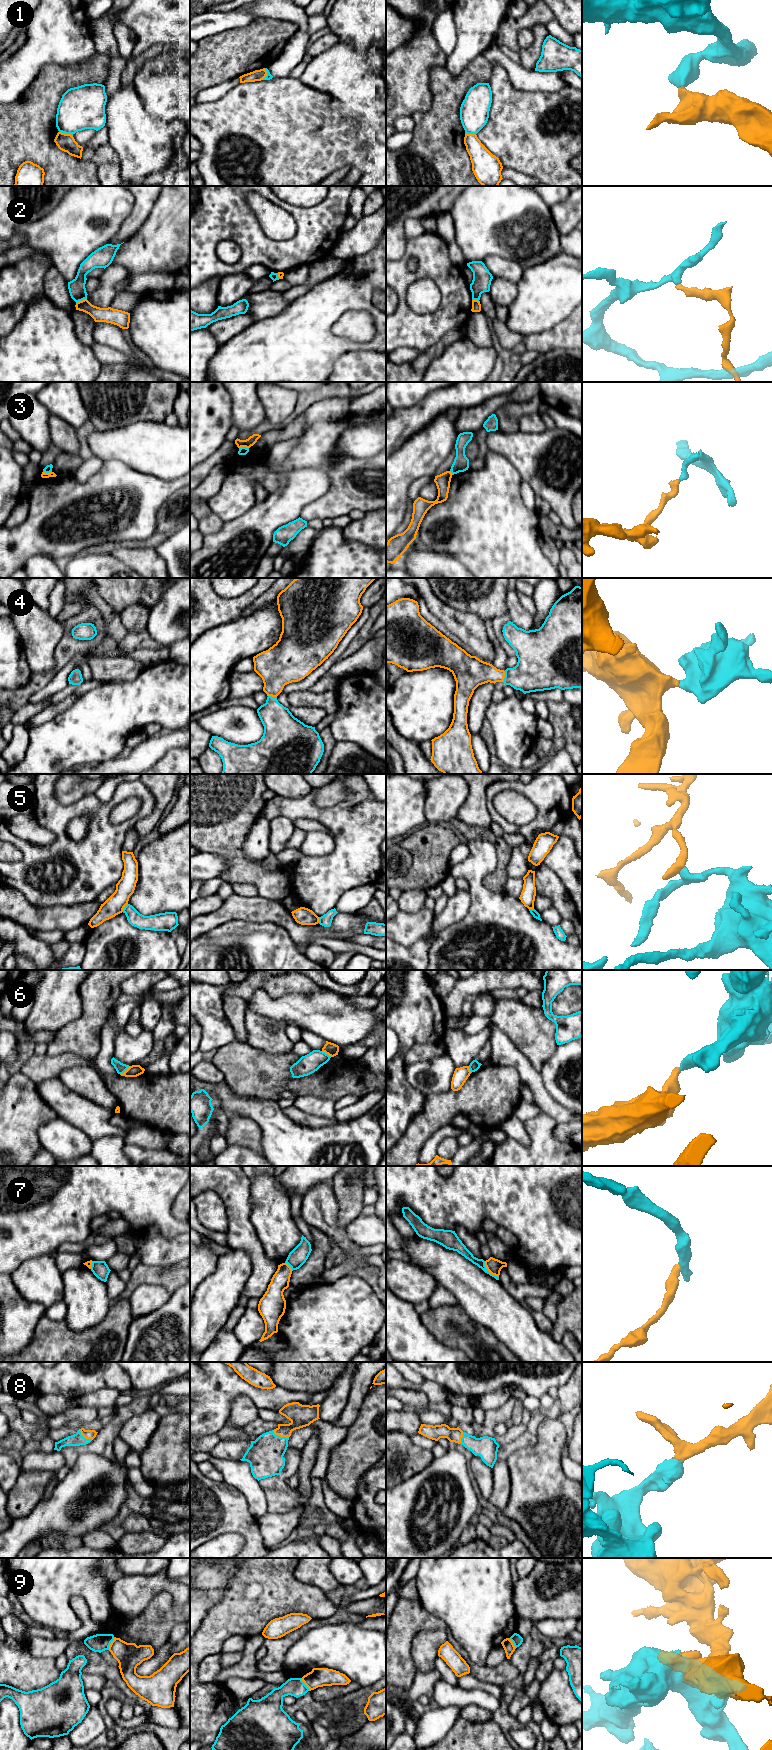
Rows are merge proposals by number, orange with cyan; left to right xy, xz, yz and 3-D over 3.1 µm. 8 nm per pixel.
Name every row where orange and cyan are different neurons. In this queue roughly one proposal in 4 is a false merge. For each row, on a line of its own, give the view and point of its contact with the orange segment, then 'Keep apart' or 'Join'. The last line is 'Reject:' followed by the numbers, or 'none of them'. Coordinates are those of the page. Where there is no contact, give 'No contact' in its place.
1: Touches orange at xy (66, 134). Keep apart
2: Touches orange at xy (82, 300). Keep apart
3: Touches orange at xz (243, 446). Keep apart
4: Touches orange at yz (504, 676). Join
5: Touches orange at xy (124, 906). Keep apart
6: Touches orange at xy (125, 1071). Keep apart
7: Touches orange at yz (489, 1271). Keep apart
8: Touches orange at xz (280, 1436). Join
9: Touches orange at xy (111, 1643). Keep apart
Reject: 1, 2, 3, 5, 6, 7, 9

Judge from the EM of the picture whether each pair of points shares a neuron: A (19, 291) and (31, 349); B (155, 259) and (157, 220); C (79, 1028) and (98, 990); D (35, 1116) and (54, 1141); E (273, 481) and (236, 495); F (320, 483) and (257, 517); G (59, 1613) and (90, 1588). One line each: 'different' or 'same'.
A: different
B: same
C: same
D: different
E: same
F: same
G: same

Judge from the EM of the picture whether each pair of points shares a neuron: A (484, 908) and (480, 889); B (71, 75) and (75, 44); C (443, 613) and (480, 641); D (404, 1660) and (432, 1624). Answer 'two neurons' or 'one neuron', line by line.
A: one neuron
B: two neurons
C: one neuron
D: one neuron

